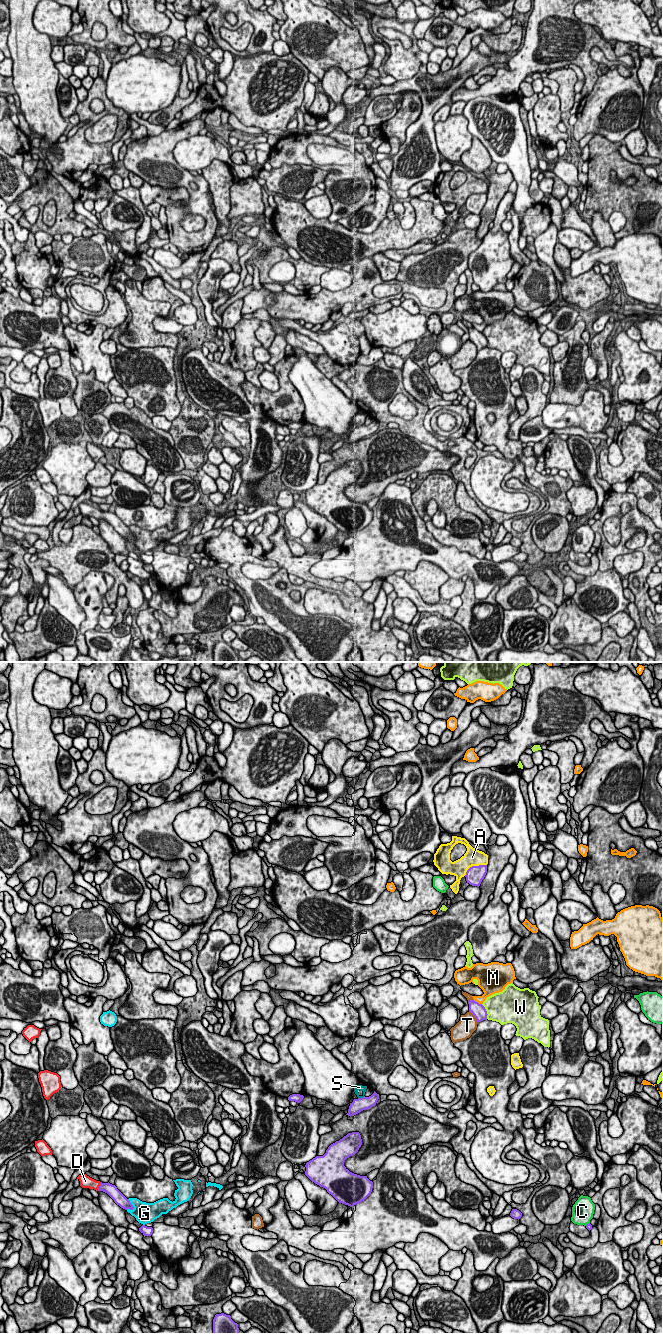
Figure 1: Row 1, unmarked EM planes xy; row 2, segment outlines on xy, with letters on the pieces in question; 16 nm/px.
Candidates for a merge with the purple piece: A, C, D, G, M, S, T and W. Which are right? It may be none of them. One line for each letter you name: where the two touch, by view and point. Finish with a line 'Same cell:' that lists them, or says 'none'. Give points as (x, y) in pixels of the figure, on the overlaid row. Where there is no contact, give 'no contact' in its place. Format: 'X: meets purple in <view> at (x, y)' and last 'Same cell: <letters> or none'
D: meets purple in xy at (99, 1186)
Same cell: D

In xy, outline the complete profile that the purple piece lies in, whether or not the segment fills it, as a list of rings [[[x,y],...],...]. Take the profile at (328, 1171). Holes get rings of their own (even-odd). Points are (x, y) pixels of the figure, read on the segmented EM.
[[[359,1132],[348,1133],[331,1144],[323,1156],[316,1156],[307,1162],[305,1175],[325,1188],[339,1203],[350,1207],[361,1203],[371,1194],[373,1182],[344,1166],[345,1160],[355,1155],[361,1145]]]

